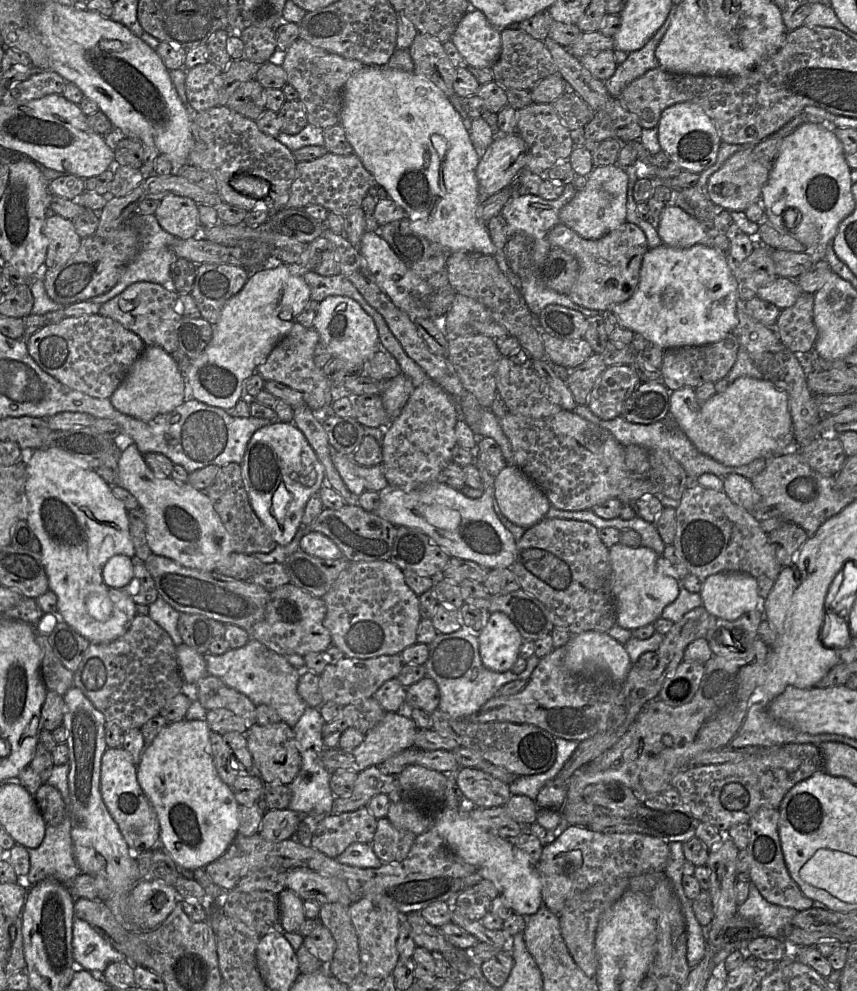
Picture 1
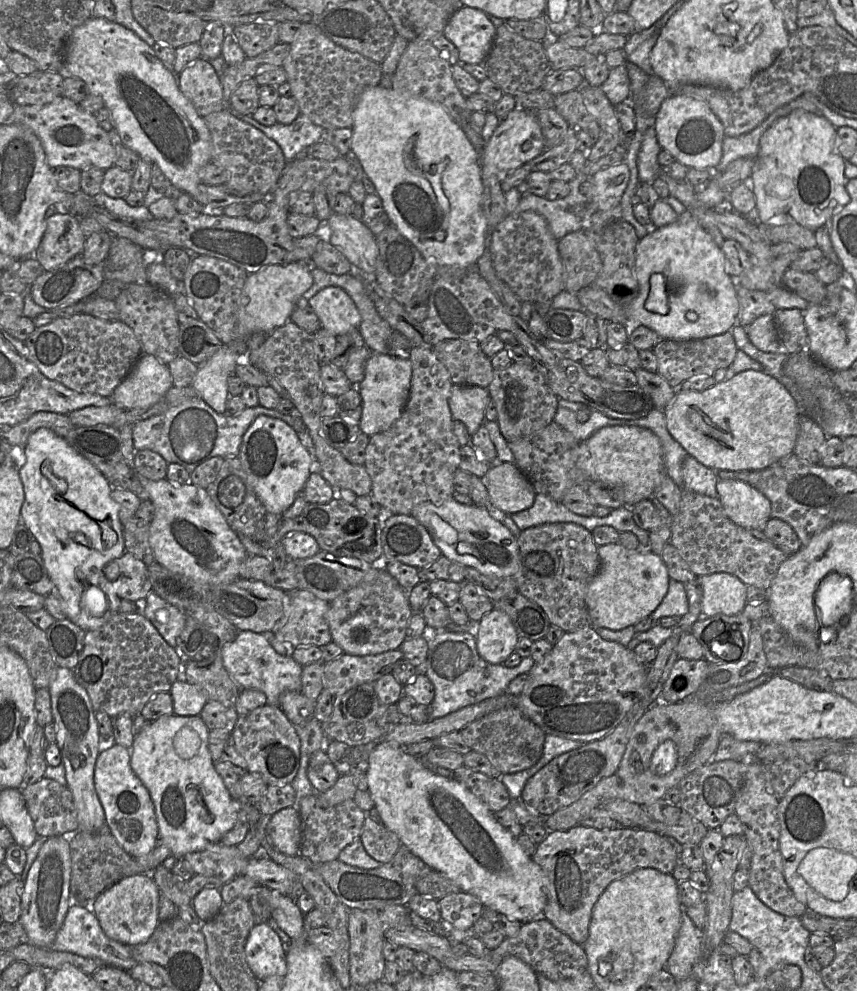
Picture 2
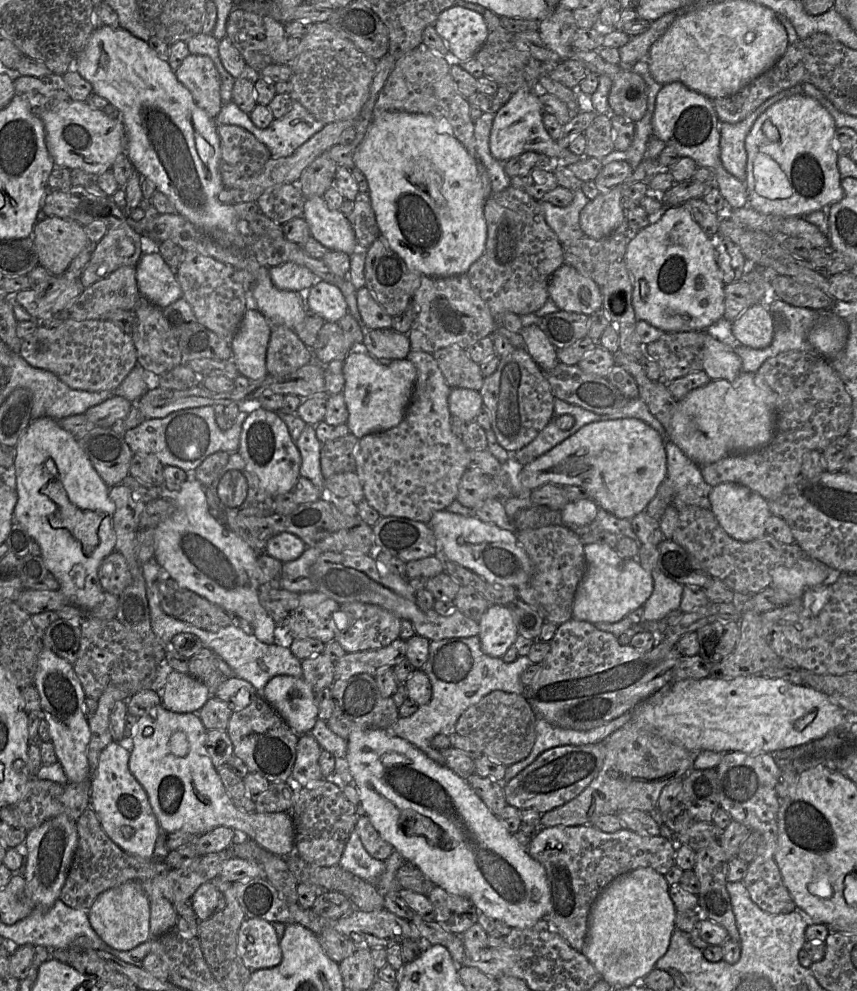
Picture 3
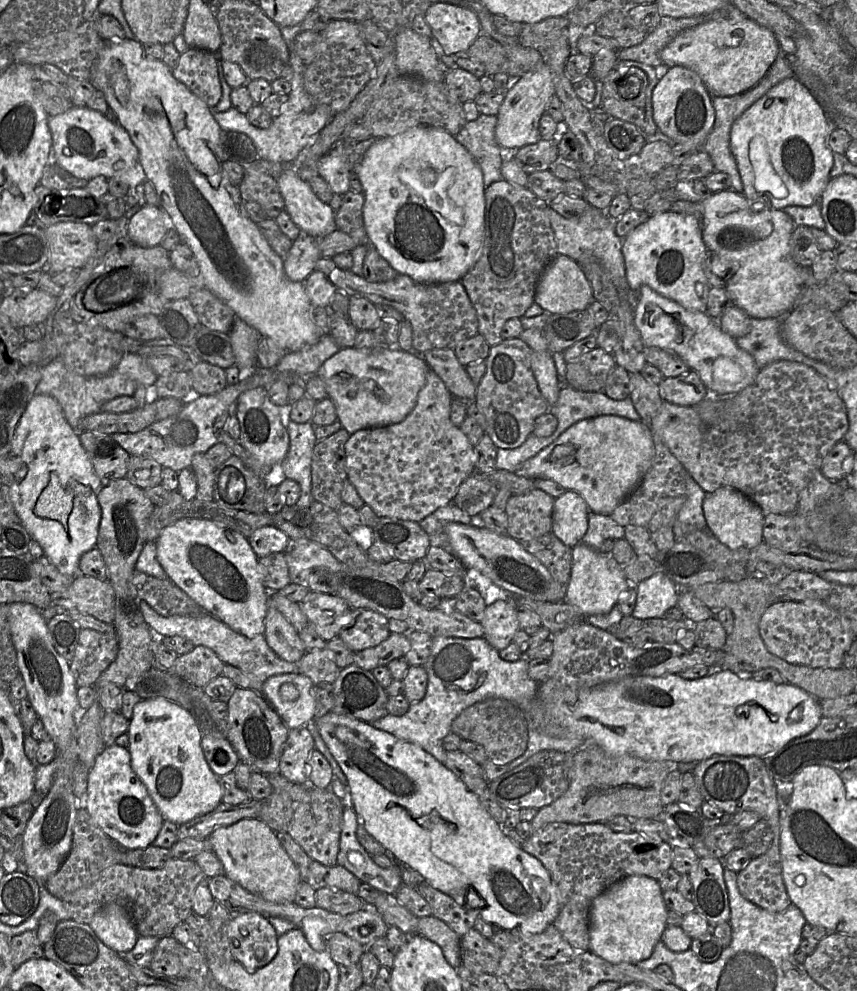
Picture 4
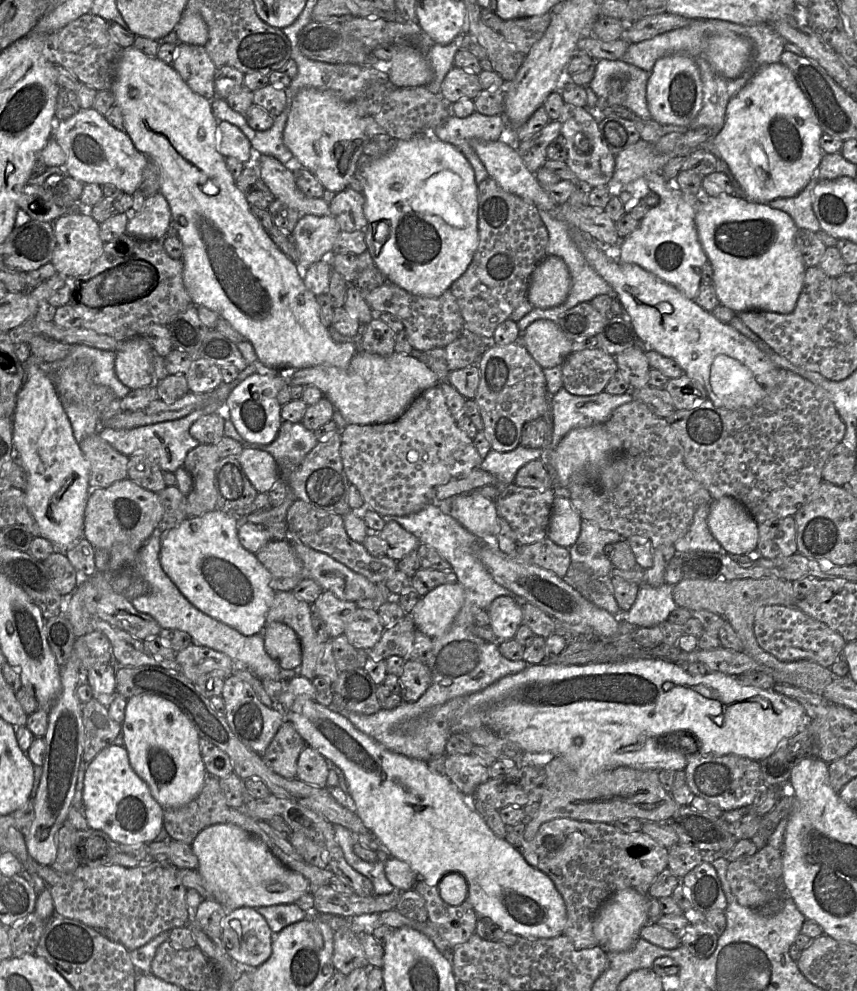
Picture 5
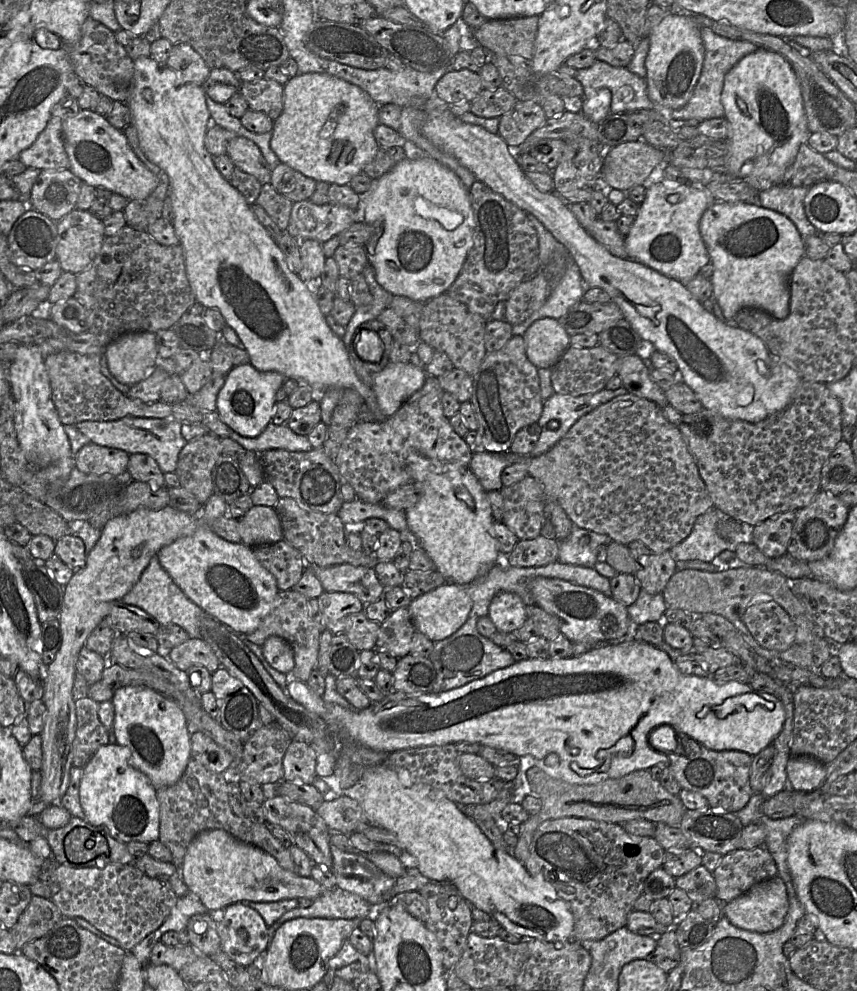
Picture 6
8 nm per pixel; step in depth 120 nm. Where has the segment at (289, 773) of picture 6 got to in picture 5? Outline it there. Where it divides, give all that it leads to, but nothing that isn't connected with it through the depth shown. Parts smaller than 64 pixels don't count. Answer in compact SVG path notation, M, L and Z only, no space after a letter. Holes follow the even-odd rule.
M306 745L297 761L296 778L317 787L327 787L327 760L314 748Z

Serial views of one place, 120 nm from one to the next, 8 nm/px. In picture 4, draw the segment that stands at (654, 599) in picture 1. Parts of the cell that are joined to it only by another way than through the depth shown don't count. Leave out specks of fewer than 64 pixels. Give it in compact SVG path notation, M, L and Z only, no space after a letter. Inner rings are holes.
M581 543L571 548L572 567L565 601L585 616L609 613L617 604L620 593L631 585L623 566L615 561L611 553L602 553Z

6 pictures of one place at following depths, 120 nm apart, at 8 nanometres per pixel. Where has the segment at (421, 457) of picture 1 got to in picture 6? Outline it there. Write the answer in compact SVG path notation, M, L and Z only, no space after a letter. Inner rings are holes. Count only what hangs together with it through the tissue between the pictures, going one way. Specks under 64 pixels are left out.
M428 375L424 385L412 394L391 417L382 421L358 421L348 430L335 463L342 478L353 487L358 498L371 504L383 504L388 494L400 486L414 482L405 466L406 456L414 450L444 464L469 466L474 451L465 439L455 432L445 416L442 406L443 392L438 377Z

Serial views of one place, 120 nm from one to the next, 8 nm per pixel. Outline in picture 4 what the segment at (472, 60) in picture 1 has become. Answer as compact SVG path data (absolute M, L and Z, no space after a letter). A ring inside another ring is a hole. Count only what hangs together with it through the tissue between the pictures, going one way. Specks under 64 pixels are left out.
M433 3L424 18L445 55L465 52L483 34L478 16L454 4Z

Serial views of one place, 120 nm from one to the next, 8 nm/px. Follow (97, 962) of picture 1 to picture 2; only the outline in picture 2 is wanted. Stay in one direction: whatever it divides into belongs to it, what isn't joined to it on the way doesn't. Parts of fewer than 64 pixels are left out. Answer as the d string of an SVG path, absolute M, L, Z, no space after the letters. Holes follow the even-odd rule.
M71 902L64 923L58 931L51 949L96 959L105 966L115 966L129 972L138 964L132 956L131 946L122 944L106 936L93 913L92 903Z

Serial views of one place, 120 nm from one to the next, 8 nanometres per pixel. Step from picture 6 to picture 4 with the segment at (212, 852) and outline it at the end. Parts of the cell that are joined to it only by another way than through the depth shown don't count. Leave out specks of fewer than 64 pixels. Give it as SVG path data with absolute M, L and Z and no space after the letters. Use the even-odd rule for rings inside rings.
M259 818L241 819L232 825L215 830L208 836L207 841L209 848L223 865L224 876L267 901L274 903L294 902L298 885L302 882L299 870L283 849L275 831L262 820Z

